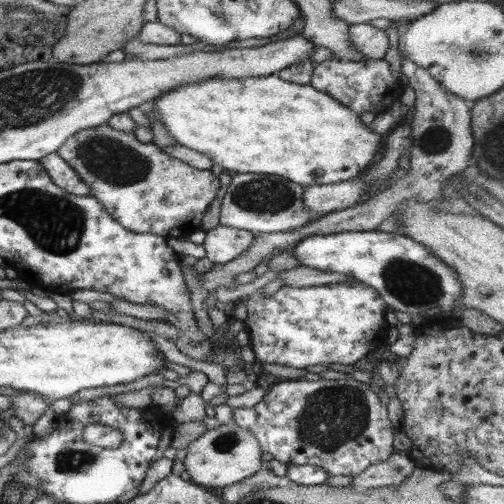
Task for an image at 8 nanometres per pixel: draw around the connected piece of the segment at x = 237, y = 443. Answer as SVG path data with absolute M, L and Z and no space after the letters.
M233 420L207 430L200 438L193 440L186 451L184 465L190 474L189 480L213 491L242 482L262 468L263 452L257 438L249 430L240 428Z

